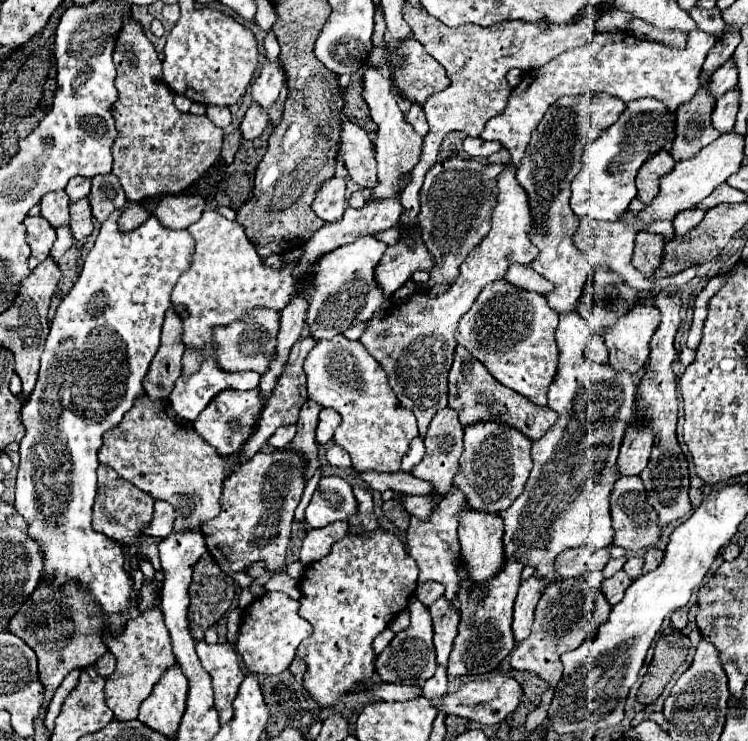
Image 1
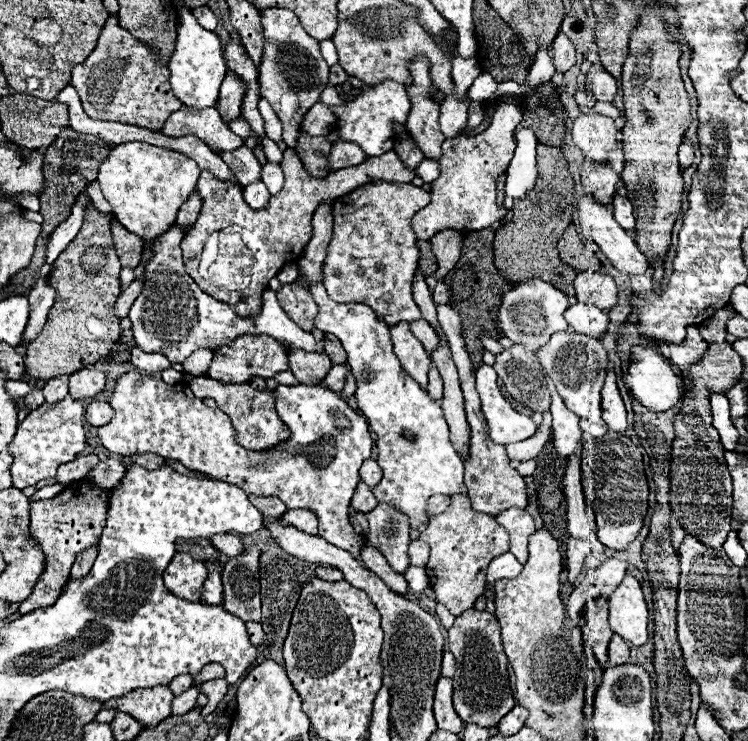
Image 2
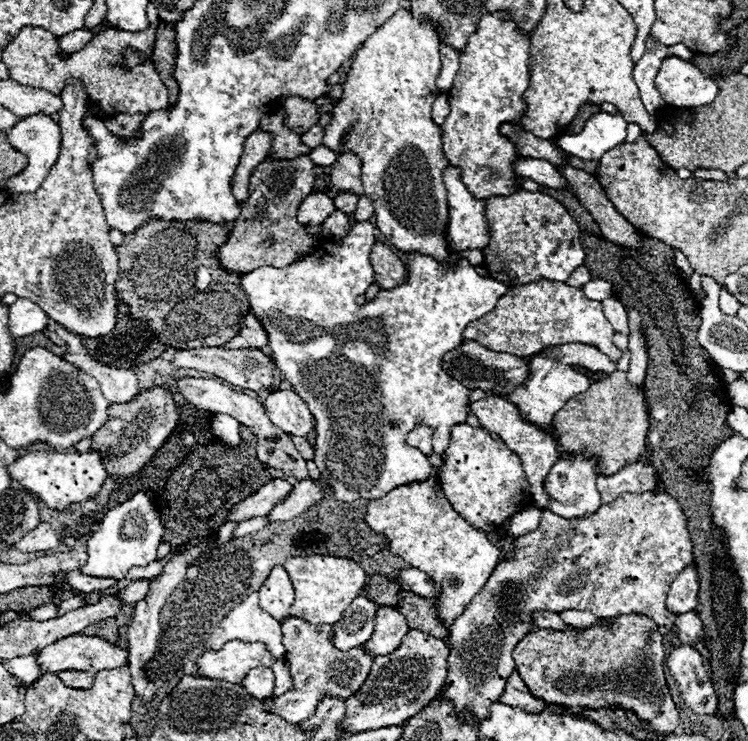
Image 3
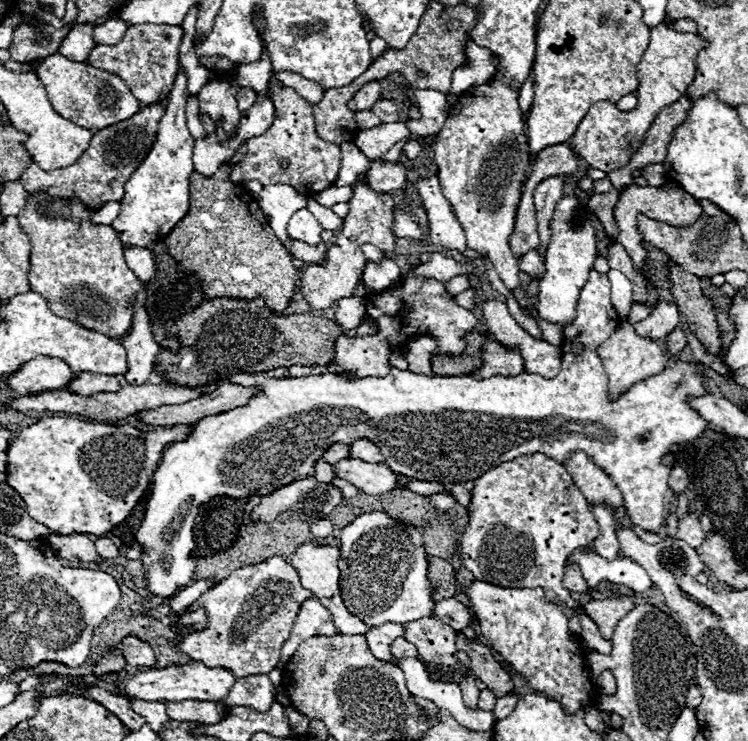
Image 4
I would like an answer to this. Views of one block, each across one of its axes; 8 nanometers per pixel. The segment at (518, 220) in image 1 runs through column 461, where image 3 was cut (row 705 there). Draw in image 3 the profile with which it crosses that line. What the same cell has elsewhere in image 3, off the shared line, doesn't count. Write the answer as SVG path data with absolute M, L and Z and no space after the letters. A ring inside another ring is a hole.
M290 618L282 624L282 628L284 628L282 630L284 648L286 648L284 658L290 663L290 673L294 684L286 694L264 700L266 708L282 714L282 718L290 722L302 722L314 716L318 704L326 696L348 700L362 688L374 662L372 654L364 650L364 644L342 652L334 646L334 630L330 624L310 624L302 618Z

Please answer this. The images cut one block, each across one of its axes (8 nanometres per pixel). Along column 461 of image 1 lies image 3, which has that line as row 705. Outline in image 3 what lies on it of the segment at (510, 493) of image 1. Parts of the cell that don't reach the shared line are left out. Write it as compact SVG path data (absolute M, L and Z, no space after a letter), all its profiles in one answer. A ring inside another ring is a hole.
M668 492L622 494L610 504L602 506L594 516L582 520L568 520L552 514L548 508L542 508L538 532L528 532L516 538L514 560L498 562L482 592L478 592L462 616L452 622L448 638L448 678L444 686L446 696L454 700L460 710L470 708L478 720L484 720L488 716L490 704L498 702L508 676L514 672L512 650L532 630L532 612L590 610L598 618L644 614L658 626L672 628L678 614L666 608L666 594L676 576L694 560L694 548L686 524L688 518L682 512L680 502Z

